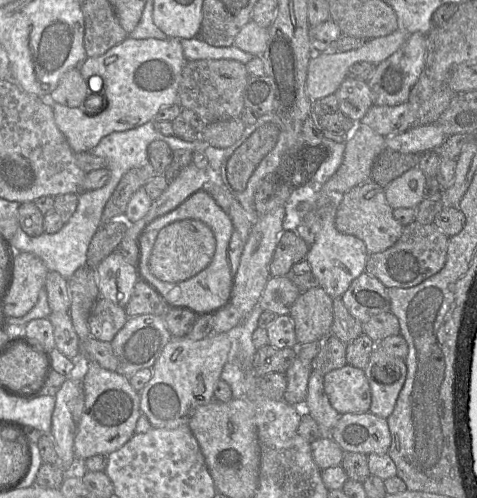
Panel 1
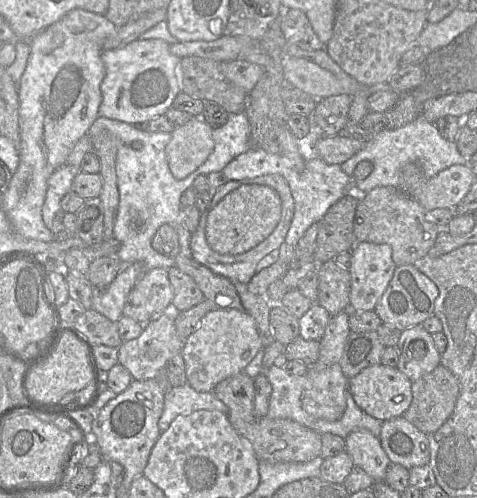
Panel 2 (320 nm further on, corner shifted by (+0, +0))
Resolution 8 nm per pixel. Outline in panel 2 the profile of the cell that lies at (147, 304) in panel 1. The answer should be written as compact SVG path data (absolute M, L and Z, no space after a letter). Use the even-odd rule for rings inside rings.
M176 267L167 269L168 278L173 288L172 312L182 312L203 301L204 295L195 280Z

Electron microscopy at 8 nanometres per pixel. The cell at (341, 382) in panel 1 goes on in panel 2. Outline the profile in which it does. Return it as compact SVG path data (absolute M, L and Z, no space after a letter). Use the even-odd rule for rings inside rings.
M381 364L367 367L350 378L348 391L362 411L380 421L402 417L412 401L412 381L398 369Z

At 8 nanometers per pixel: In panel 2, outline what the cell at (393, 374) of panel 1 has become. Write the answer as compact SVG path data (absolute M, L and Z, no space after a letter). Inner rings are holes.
M421 325L403 330L397 349L399 360L396 369L412 382L440 365L441 354L434 345L432 334Z

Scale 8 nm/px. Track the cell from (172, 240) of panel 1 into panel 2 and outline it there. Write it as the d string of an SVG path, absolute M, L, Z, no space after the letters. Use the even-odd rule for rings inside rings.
M242 185L207 210L205 239L209 247L222 255L249 251L265 240L281 219L281 199L267 185Z

